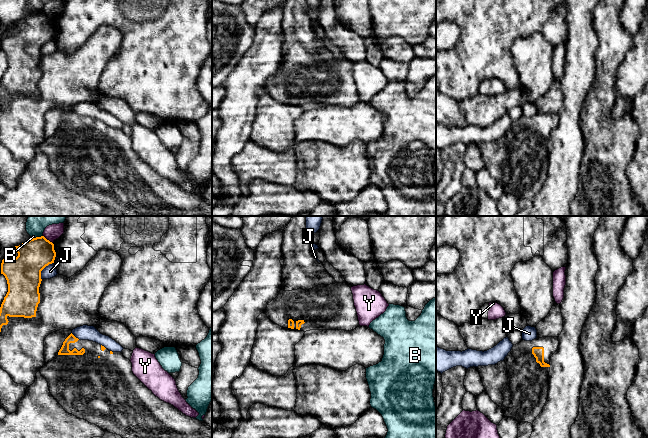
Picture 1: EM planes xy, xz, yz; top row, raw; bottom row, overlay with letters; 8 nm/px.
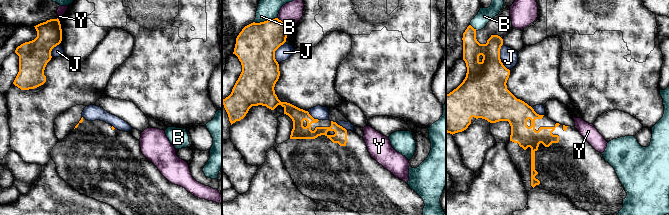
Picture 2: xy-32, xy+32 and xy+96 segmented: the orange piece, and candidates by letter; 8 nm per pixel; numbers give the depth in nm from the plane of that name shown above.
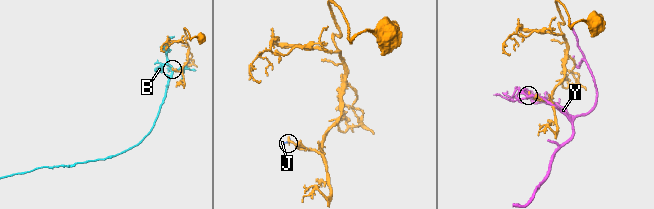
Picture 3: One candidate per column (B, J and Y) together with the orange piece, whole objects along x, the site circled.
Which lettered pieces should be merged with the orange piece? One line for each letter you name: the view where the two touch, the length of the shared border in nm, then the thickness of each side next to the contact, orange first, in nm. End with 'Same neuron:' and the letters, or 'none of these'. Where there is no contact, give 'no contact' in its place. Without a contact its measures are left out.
Same neuron: none of these

